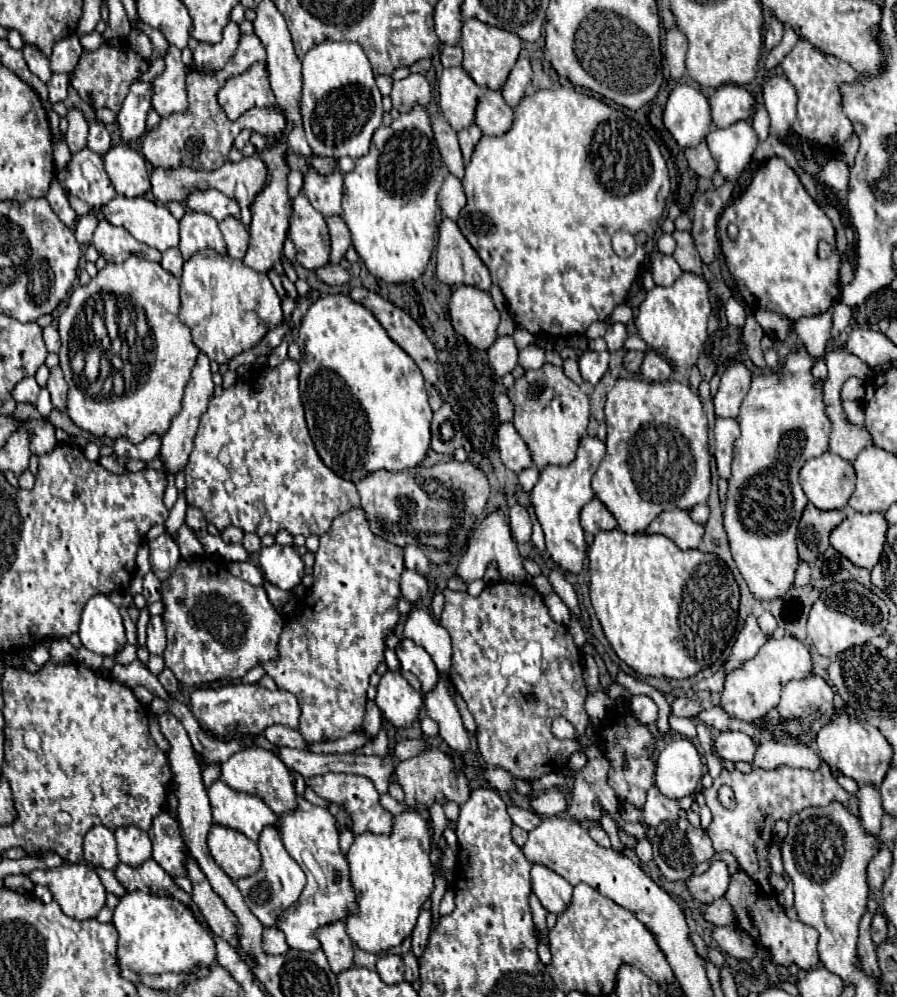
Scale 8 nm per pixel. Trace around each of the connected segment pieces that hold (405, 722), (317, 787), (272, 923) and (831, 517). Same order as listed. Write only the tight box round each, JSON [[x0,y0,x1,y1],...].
[[376,670,424,728],[306,774,392,836],[238,826,306,928],[798,504,846,564]]

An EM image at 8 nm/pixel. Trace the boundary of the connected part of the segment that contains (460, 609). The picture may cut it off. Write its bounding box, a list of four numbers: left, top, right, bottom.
[438,582,590,782]

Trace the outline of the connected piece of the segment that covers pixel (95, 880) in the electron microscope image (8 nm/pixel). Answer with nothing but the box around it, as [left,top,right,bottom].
[28,864,106,920]

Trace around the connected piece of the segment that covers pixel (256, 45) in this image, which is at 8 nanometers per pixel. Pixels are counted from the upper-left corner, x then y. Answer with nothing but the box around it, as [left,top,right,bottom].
[142,34,284,170]

